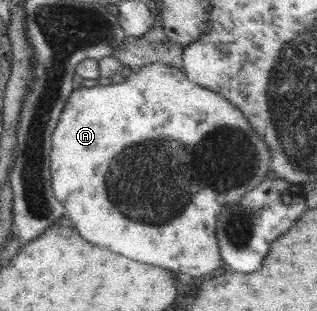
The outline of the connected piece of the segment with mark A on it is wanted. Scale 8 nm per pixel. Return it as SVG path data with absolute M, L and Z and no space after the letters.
M164 63L144 65L131 72L128 78L121 83L110 85L95 85L92 87L79 86L70 92L65 105L60 111L60 116L51 134L51 149L49 152L49 173L53 197L63 206L64 216L73 224L77 233L90 244L98 248L104 246L112 252L120 254L129 260L160 267L172 274L183 276L209 277L222 271L224 266L218 254L216 242L216 221L219 212L225 206L240 200L249 190L256 188L264 179L272 177L269 168L271 152L268 145L258 136L242 116L241 112L228 103L227 100L209 91L199 84L193 83L185 75L183 69L177 69Z

